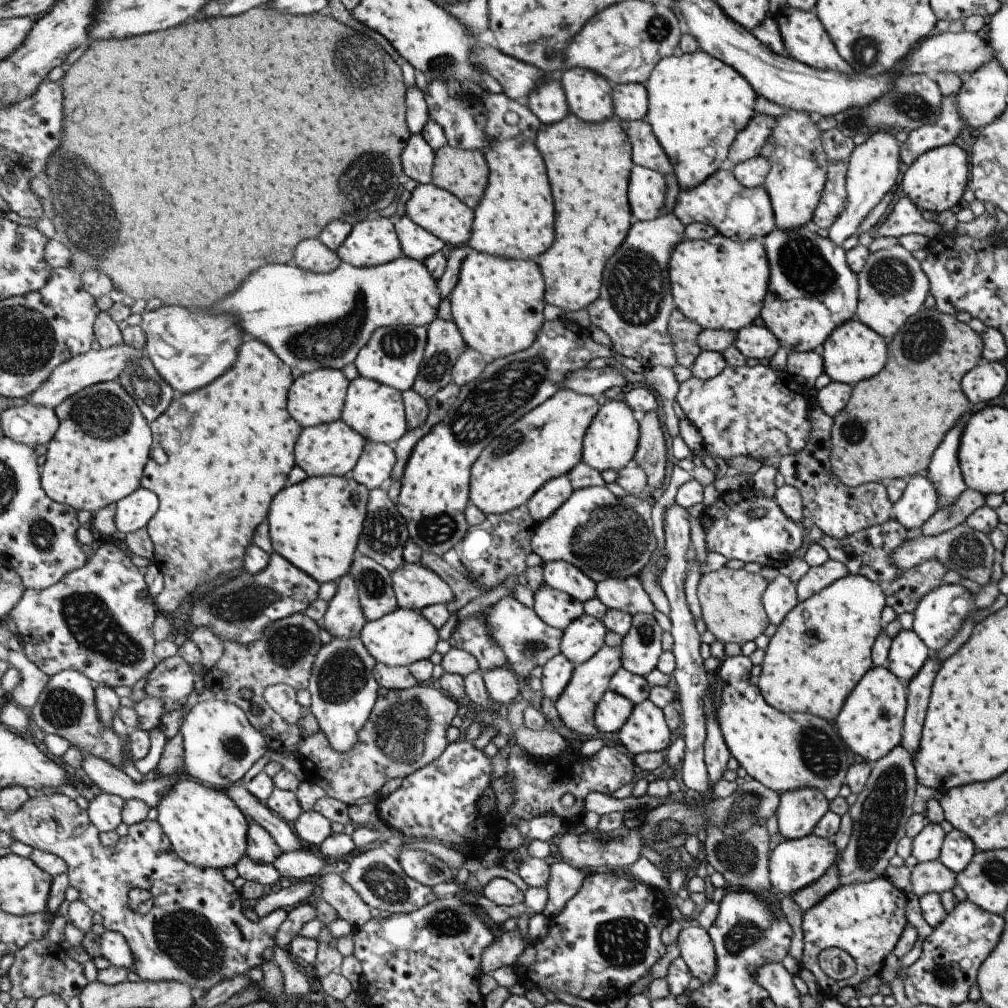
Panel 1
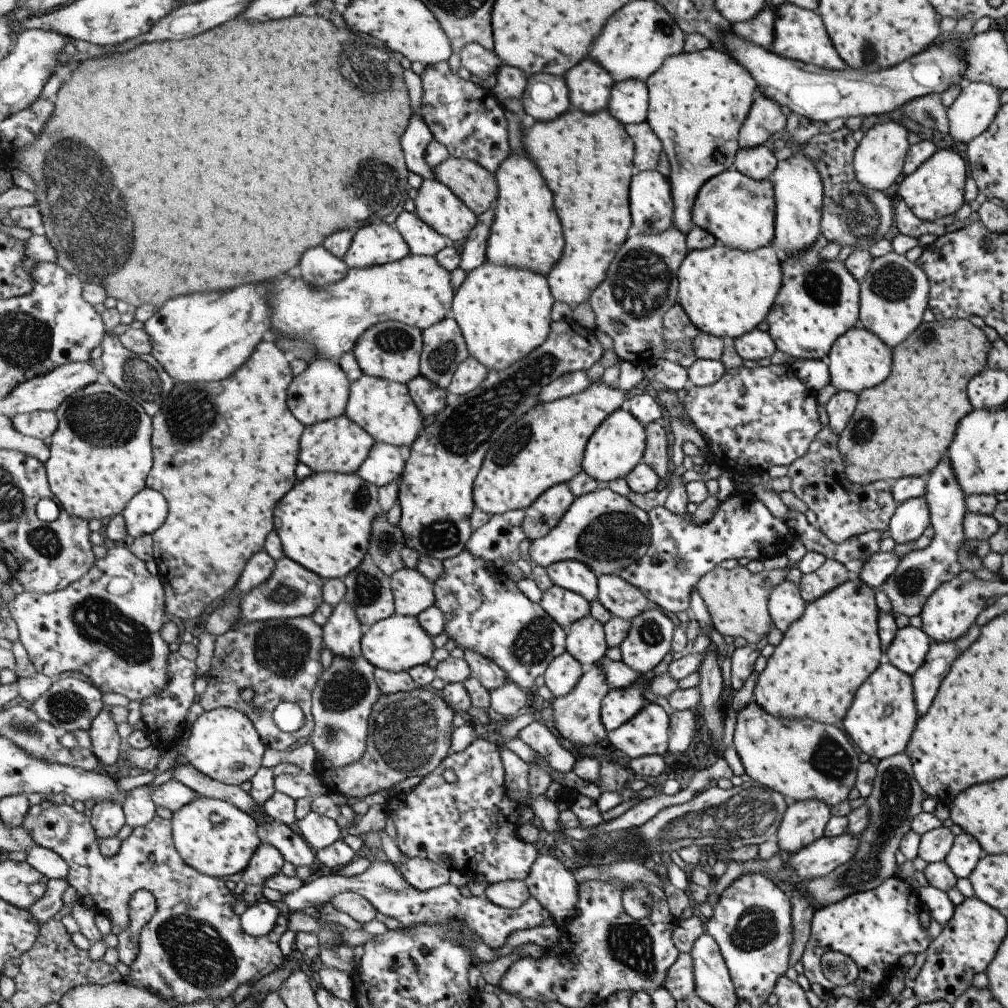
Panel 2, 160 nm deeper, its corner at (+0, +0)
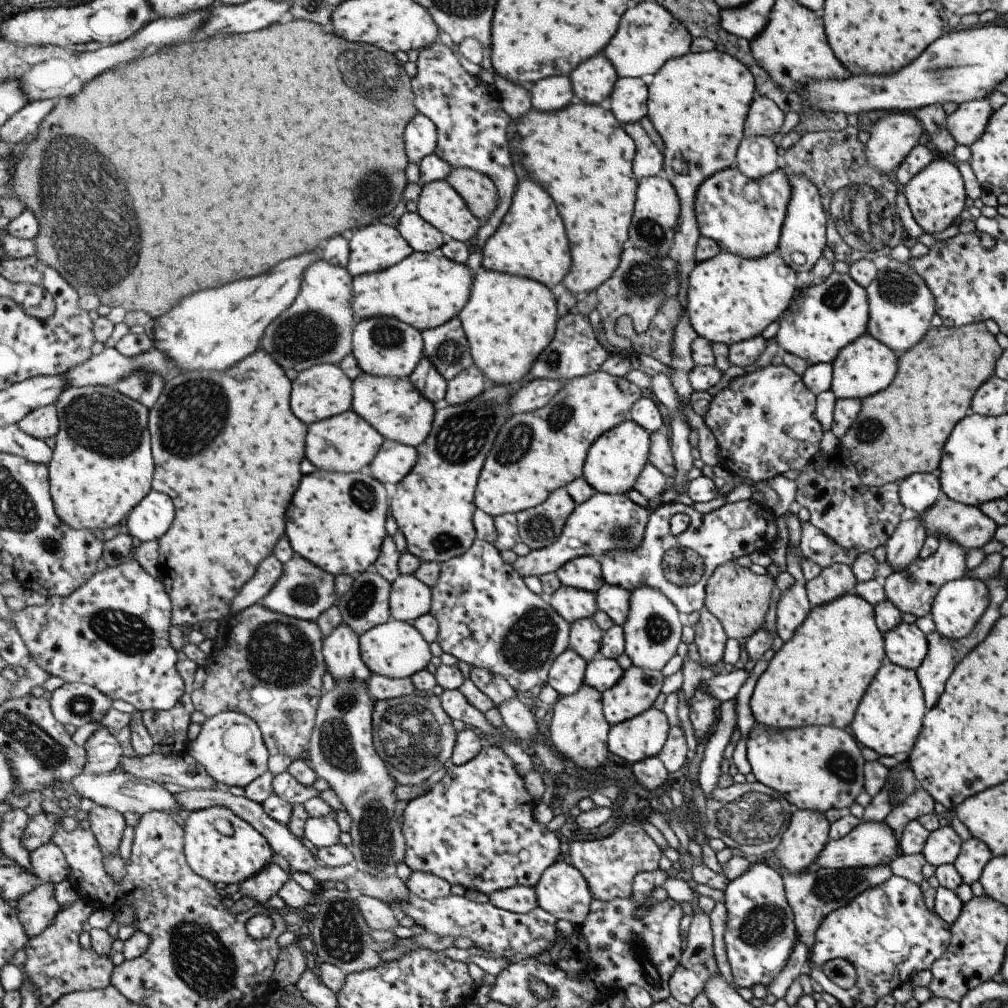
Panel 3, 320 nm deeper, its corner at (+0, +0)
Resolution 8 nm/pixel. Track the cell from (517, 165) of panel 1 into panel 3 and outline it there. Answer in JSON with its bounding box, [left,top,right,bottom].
[479,176,573,290]

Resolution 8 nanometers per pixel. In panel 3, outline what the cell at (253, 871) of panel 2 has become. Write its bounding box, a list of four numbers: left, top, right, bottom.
[239,863,292,907]

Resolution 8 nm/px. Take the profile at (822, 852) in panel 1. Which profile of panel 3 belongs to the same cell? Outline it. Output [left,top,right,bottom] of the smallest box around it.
[816,821,900,869]

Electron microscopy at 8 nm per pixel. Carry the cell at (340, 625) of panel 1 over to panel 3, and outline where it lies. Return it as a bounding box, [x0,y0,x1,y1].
[324,623,372,683]

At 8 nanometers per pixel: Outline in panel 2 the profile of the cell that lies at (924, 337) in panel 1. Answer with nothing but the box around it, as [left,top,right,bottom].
[836,318,991,485]

